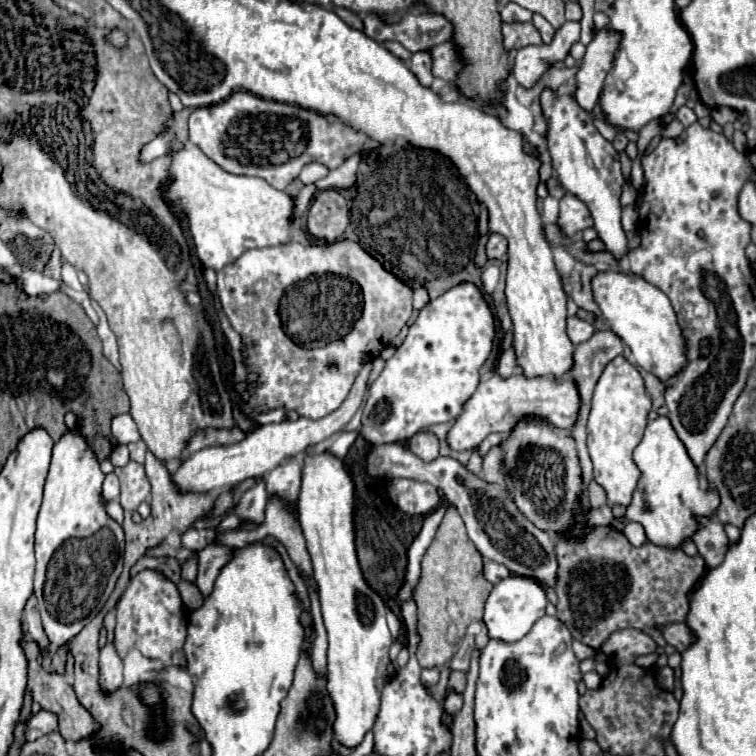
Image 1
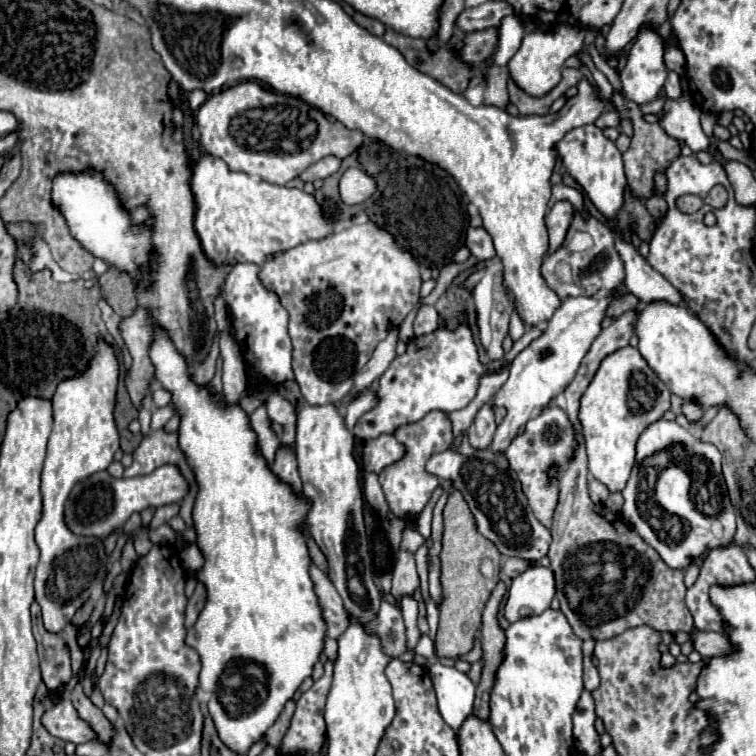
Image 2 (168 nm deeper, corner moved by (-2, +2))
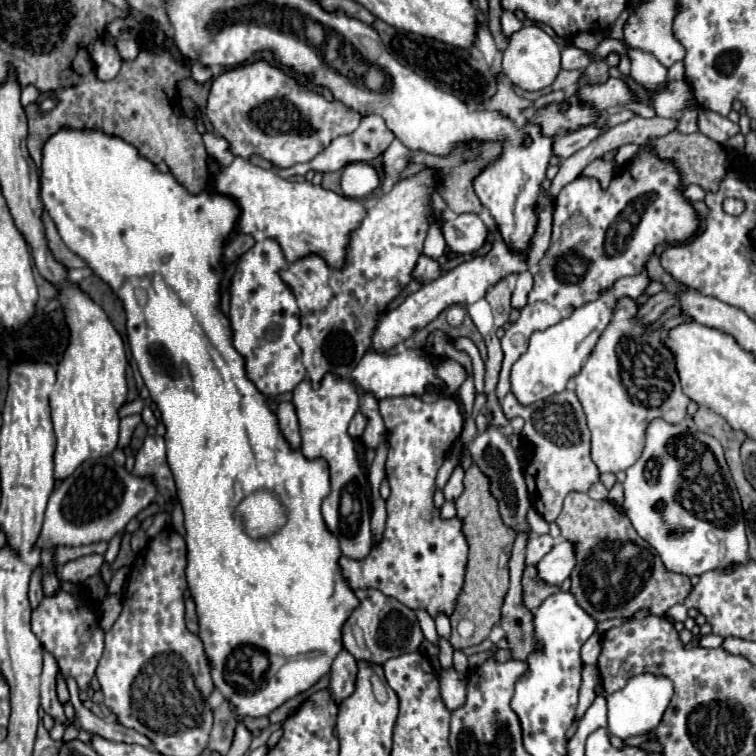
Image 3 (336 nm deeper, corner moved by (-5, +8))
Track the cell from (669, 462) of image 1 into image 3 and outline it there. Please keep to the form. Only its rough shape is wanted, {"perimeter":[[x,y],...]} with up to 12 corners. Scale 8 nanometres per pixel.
{"perimeter":[[654,420],[624,512],[670,572],[748,562],[716,438]]}

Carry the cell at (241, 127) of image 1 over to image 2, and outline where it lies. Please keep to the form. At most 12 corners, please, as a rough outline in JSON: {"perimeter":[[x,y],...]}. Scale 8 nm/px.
{"perimeter":[[241,82],[197,112],[203,152],[281,186],[363,142]]}

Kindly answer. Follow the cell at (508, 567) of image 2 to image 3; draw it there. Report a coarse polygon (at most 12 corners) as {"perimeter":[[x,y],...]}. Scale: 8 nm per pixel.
{"perimeter":[[532,536],[526,562],[538,564],[554,546],[554,538]]}

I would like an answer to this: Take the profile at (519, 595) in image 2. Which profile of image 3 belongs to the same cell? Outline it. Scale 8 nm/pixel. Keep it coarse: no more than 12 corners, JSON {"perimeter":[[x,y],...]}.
{"perimeter":[[560,540],[538,562],[538,576],[562,584],[576,566],[572,542]]}

